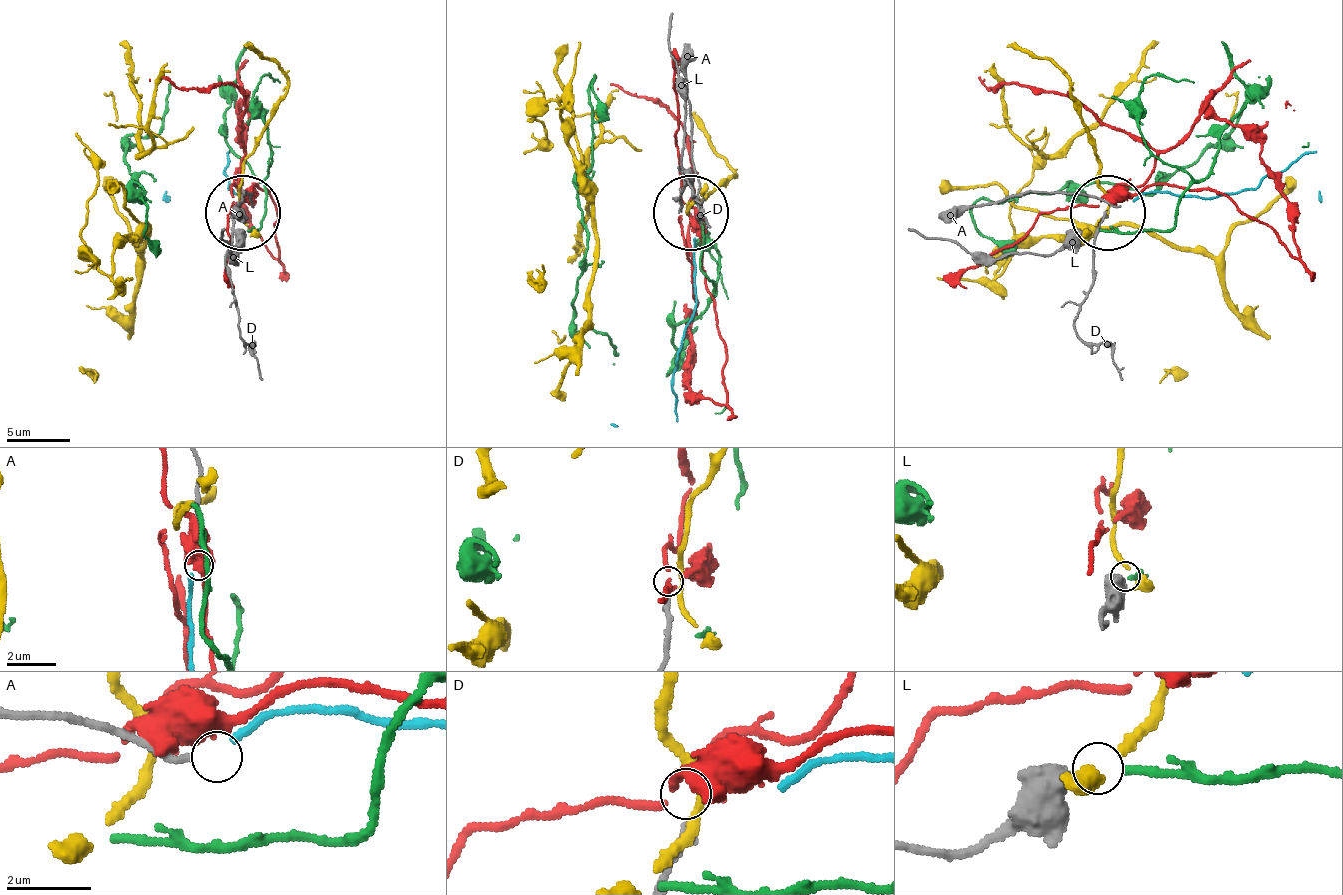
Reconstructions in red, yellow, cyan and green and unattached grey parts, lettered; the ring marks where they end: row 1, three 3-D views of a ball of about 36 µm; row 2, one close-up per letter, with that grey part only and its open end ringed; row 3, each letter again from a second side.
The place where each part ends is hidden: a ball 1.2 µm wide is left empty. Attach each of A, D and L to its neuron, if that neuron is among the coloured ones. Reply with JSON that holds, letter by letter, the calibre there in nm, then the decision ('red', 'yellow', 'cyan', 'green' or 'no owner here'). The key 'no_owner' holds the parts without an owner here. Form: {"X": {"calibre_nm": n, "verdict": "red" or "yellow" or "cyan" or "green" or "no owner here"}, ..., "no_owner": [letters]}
{"A": {"calibre_nm": 140, "verdict": "cyan"}, "D": {"calibre_nm": 200, "verdict": "red"}, "L": {"calibre_nm": 550, "verdict": "green"}, "no_owner": []}

